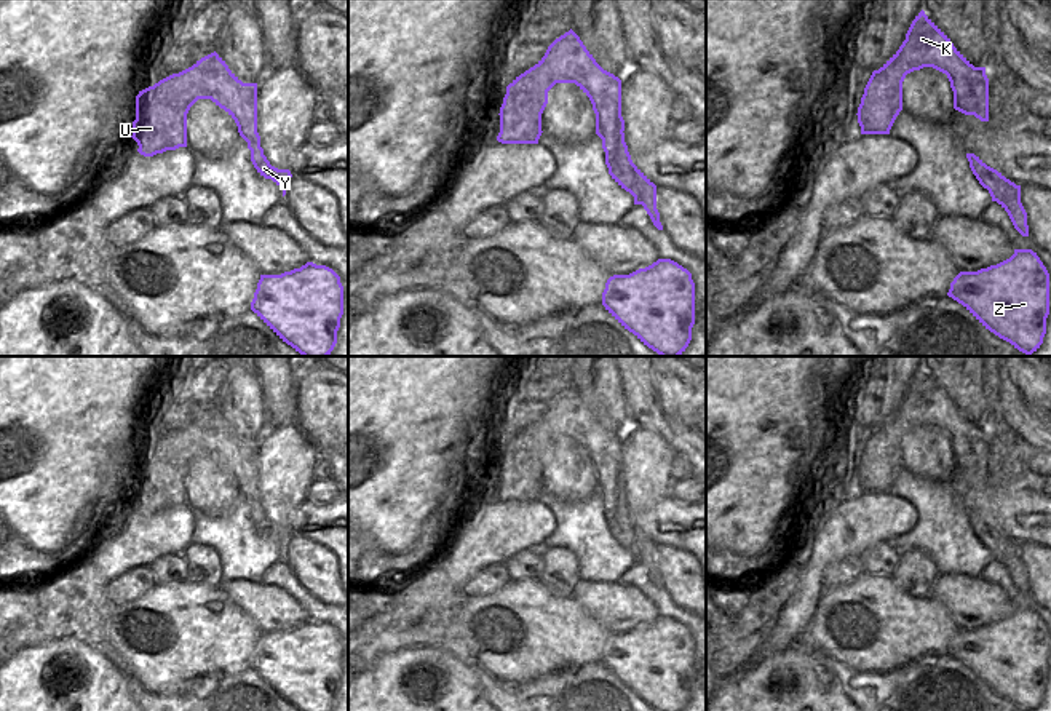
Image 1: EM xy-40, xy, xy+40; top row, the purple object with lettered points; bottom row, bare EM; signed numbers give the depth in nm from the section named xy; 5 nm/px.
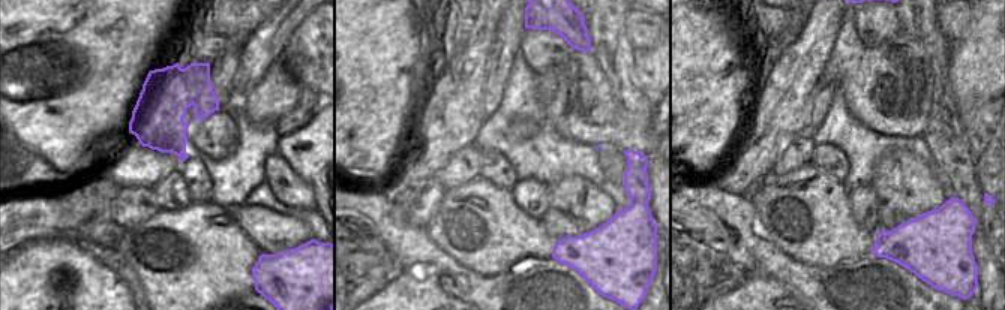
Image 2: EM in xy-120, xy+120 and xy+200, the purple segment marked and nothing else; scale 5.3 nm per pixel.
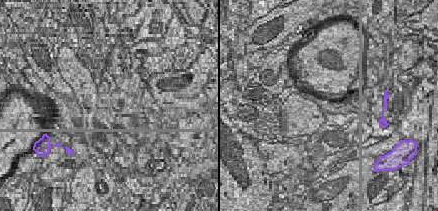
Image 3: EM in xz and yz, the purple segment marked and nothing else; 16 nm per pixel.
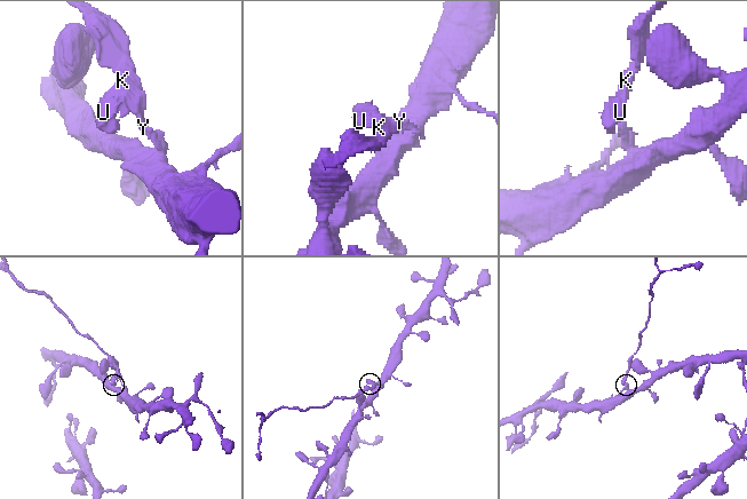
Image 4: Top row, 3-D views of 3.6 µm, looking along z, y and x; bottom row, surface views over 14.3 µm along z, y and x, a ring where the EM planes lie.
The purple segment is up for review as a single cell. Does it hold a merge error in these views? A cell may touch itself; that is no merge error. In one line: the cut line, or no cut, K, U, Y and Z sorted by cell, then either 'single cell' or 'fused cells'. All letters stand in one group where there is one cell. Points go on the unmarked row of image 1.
cut xy (623, 491), (620, 499), (606, 512); groups K U / Y Z; fused cells

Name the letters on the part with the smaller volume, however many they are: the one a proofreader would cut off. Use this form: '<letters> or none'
K, U

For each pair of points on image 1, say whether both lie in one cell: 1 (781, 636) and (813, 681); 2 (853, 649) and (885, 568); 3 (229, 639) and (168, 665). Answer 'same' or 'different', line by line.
1: different
2: different
3: same

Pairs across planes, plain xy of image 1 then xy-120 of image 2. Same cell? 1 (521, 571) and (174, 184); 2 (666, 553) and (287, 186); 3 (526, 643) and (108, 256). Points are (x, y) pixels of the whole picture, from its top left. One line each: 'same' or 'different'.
1: same
2: same
3: different

